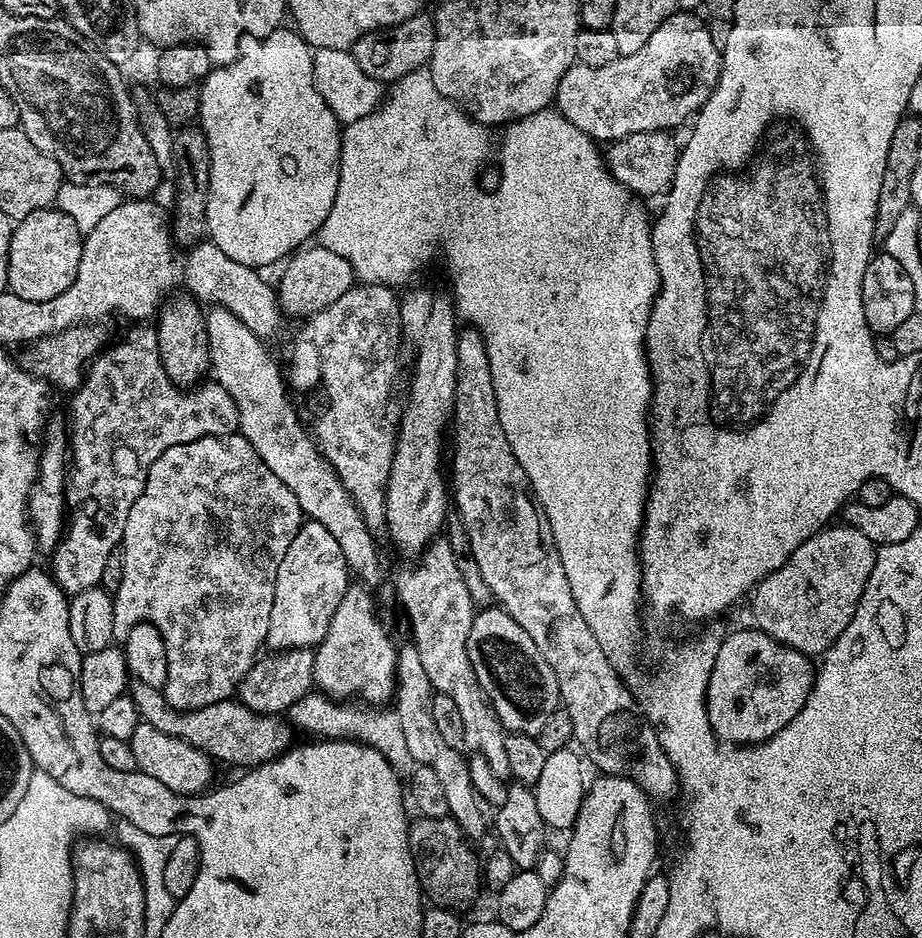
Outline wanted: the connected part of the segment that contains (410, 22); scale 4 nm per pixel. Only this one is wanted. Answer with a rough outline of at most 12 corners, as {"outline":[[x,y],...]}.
{"outline":[[421,10],[350,49],[384,86],[432,59],[436,21]]}

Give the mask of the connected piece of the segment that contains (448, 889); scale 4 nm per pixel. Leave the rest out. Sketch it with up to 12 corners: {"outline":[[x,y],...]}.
{"outline":[[451,816],[408,826],[420,891],[461,910],[482,860]]}

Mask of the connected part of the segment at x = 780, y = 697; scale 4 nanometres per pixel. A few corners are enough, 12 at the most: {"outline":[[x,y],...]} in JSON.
{"outline":[[755,626],[729,631],[708,679],[733,746],[794,722],[813,657]]}

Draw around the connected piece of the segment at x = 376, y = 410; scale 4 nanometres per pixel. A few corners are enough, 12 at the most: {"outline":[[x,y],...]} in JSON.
{"outline":[[357,283],[301,323],[293,389],[370,526],[396,453],[400,299]]}

